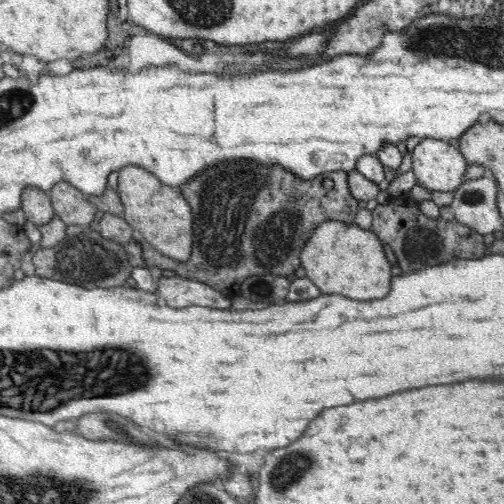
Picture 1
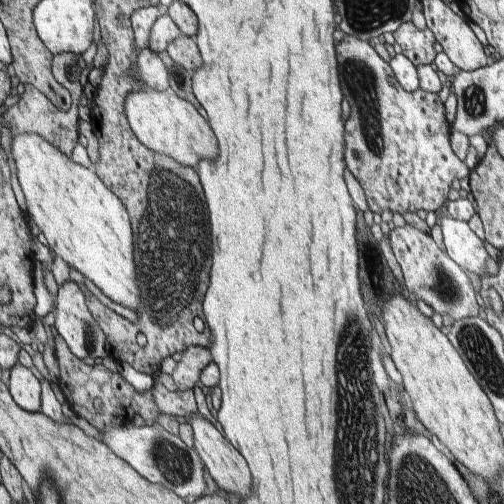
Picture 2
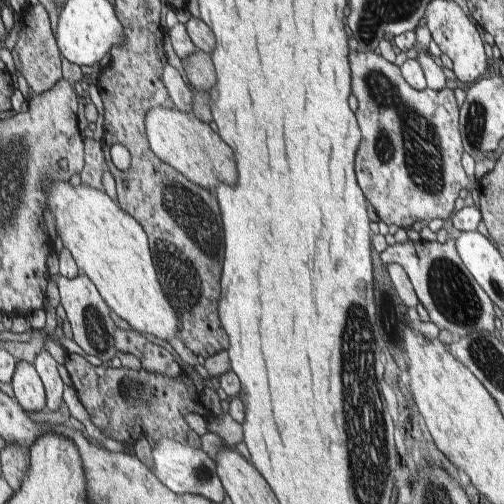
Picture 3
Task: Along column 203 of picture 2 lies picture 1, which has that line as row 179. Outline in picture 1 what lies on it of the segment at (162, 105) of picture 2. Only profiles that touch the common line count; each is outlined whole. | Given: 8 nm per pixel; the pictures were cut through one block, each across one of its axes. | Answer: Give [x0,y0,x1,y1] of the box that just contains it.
[118,166,196,262]

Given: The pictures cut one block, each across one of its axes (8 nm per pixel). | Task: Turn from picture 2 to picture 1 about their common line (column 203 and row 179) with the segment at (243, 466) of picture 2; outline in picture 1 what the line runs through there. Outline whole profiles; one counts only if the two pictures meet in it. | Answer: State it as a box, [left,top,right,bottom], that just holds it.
[412,138,468,192]

